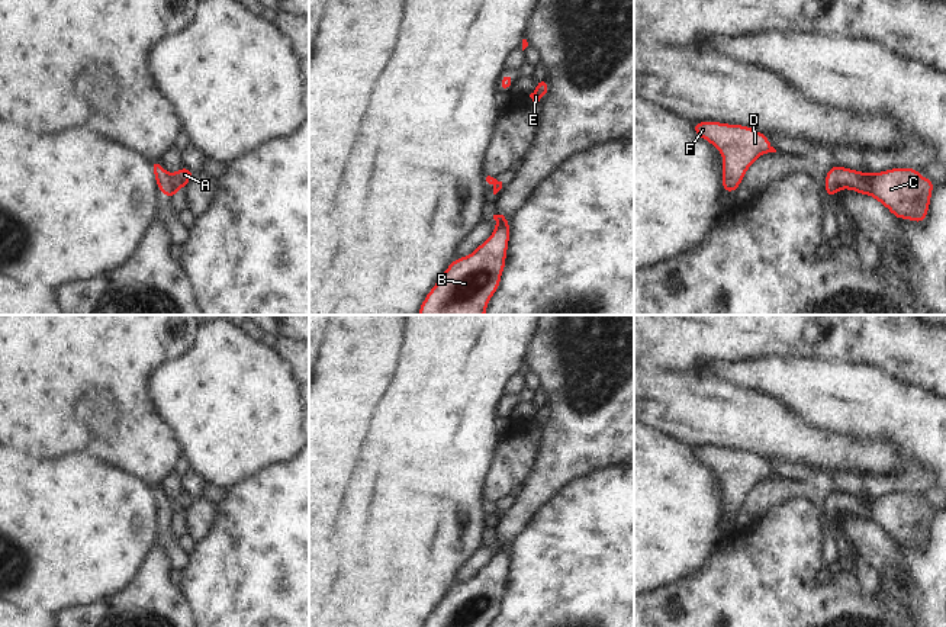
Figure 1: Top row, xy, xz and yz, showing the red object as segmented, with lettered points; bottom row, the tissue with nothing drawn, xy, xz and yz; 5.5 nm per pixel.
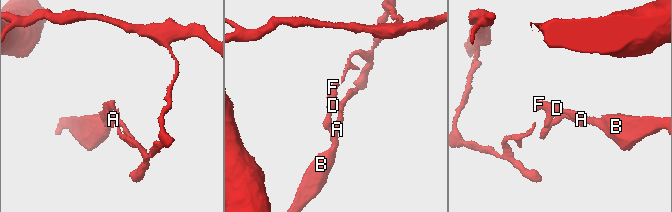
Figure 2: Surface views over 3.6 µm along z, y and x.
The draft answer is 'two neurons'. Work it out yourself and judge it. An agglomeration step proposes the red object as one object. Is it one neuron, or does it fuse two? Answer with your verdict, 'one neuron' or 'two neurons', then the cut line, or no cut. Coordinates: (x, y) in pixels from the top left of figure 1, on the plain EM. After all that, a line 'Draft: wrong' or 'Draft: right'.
two neurons | xy (166, 498), (173, 520)
Draft: right

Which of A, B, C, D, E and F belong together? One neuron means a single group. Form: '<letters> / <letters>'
A B C E / D F

